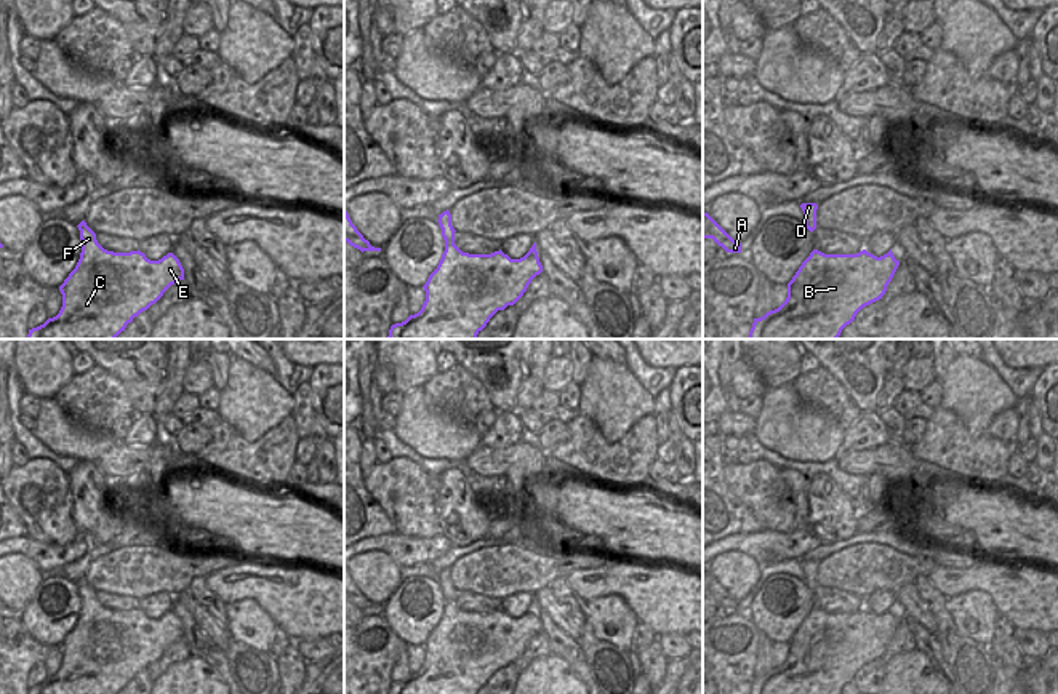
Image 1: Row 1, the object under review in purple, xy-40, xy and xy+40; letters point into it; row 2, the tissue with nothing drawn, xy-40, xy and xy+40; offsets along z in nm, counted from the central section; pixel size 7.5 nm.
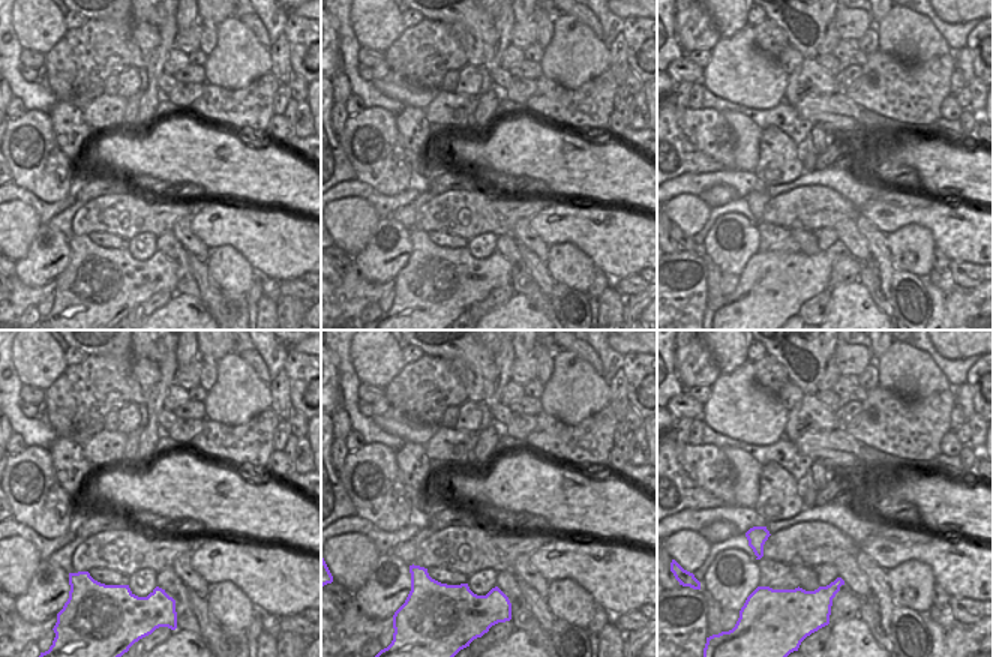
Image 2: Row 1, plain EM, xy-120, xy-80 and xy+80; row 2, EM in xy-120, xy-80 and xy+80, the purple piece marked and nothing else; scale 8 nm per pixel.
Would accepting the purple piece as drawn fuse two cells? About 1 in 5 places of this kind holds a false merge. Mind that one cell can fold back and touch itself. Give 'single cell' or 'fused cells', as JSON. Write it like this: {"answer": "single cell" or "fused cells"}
{"answer": "single cell"}

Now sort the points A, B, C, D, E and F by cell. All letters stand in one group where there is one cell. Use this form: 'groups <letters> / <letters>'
groups A B C D E F

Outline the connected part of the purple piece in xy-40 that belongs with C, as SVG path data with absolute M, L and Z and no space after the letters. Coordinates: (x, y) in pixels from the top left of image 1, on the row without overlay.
M85 579L77 585L82 611L59 644L62 665L27 694L118 694L171 643L184 638L184 627L173 611L150 619L139 608L107 609Z

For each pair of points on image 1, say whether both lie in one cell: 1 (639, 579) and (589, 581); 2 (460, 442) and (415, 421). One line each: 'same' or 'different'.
1: same
2: same

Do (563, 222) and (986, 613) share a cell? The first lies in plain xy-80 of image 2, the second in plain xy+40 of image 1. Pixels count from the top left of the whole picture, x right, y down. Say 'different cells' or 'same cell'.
different cells

